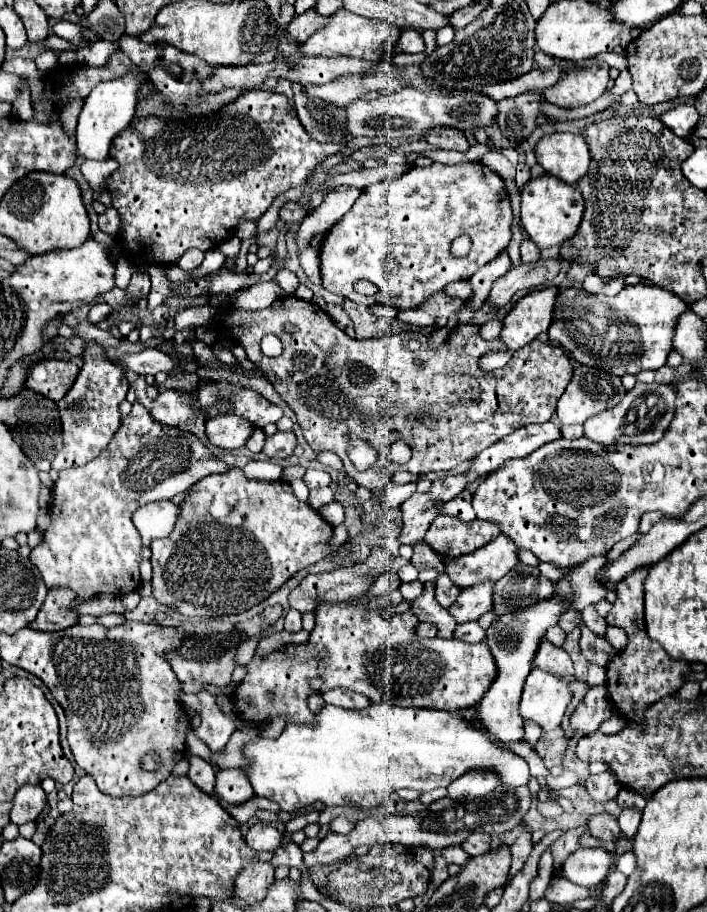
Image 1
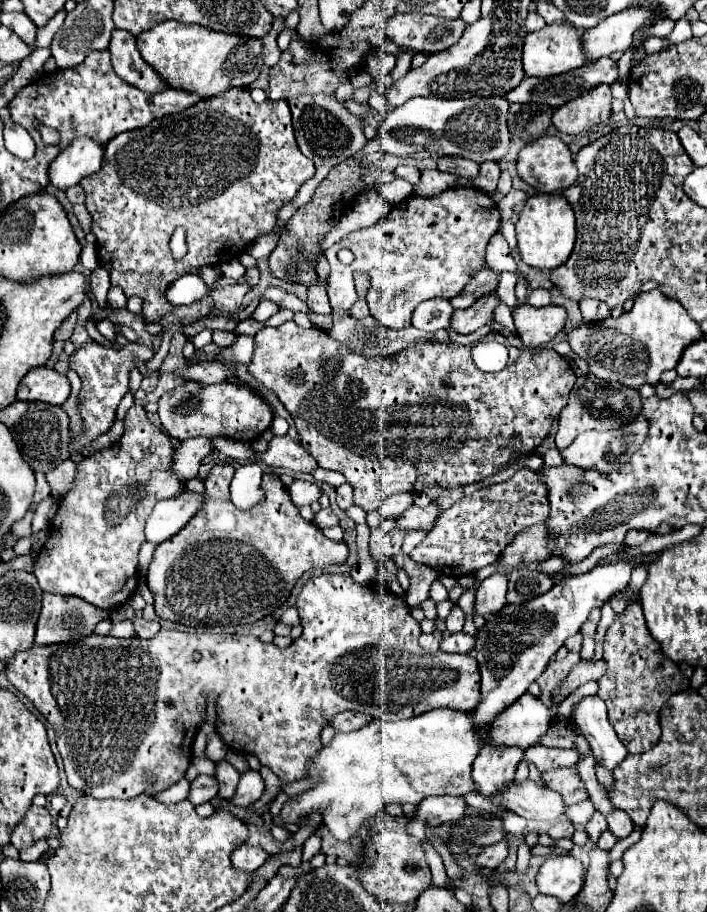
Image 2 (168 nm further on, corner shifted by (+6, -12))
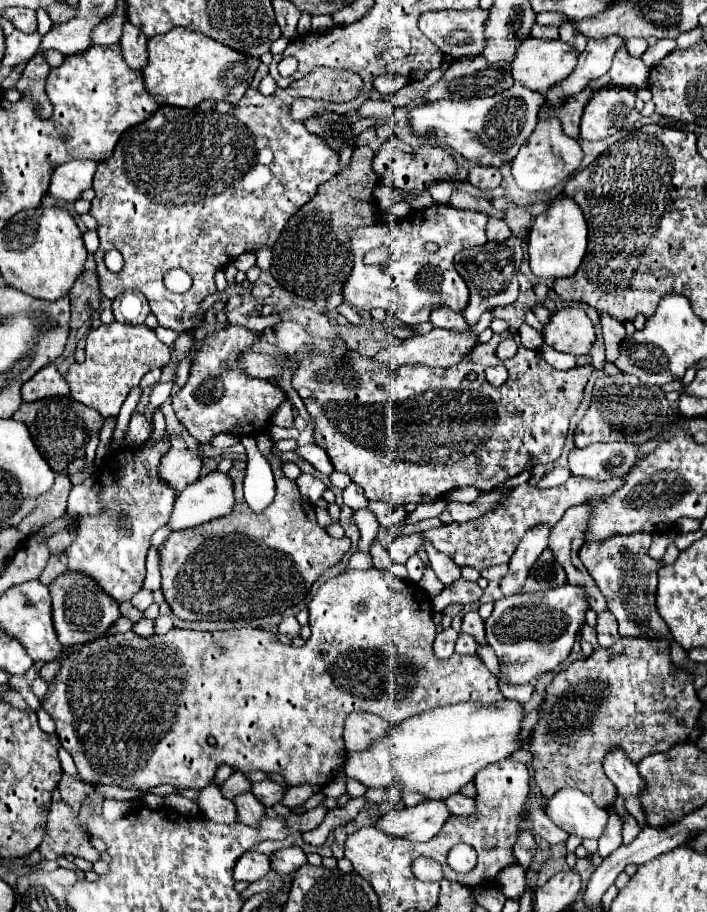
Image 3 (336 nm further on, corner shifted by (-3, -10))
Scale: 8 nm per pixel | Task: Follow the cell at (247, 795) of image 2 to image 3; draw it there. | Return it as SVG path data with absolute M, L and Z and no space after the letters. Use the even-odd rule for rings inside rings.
M264 779L264 781L252 785L252 793L256 795L256 799L260 803L264 803L266 807L272 807L272 805L276 805L276 803L282 801L282 797L284 797L286 791L284 791L282 785L278 785L278 783L270 781L270 779Z

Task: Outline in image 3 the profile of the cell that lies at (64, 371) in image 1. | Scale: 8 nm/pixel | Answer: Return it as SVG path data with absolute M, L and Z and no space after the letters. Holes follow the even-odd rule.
M48 365L22 385L20 395L22 395L22 401L36 401L36 399L54 397L54 395L70 395L70 389L64 377L56 371L56 367Z

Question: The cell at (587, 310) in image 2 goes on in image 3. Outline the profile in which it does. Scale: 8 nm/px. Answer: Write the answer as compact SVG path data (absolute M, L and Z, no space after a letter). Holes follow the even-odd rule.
M602 315L602 335L606 343L606 361L614 365L616 359L620 357L620 345L626 337L626 329L620 321Z

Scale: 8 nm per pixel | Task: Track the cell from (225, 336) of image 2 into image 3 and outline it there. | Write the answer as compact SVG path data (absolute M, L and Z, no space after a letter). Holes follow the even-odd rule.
M224 325L220 331L204 337L194 349L190 377L186 385L172 397L172 405L180 423L200 443L210 443L210 439L218 433L232 433L236 437L262 435L270 425L274 409L286 399L282 389L272 385L272 381L248 377L248 373L236 365L240 347L250 347L258 339L258 333L248 331L242 325Z

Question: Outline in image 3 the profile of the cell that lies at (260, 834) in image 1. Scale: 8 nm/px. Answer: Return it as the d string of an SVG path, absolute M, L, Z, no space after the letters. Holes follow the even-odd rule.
M248 851L240 857L240 861L234 867L234 881L258 881L270 871L270 859L264 853Z

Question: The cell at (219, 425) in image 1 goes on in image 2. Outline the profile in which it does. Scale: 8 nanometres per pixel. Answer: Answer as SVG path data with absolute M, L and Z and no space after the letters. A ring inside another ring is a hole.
M195 437L189 441L183 441L173 455L173 471L177 471L177 475L181 479L193 479L197 477L201 459L205 459L209 453L213 453L213 445L211 445L211 437Z

